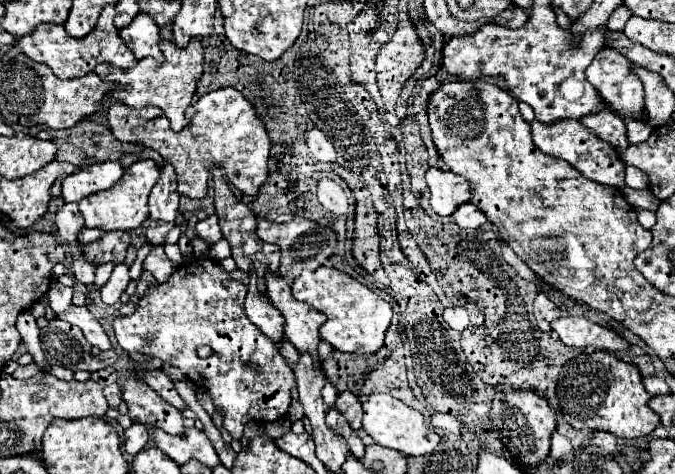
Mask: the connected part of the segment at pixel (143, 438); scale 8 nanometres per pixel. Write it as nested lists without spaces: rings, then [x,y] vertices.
[[[131,424],[131,428],[125,430],[123,438],[125,438],[125,452],[135,456],[139,450],[145,448],[145,444],[149,440],[149,430],[143,424]]]

